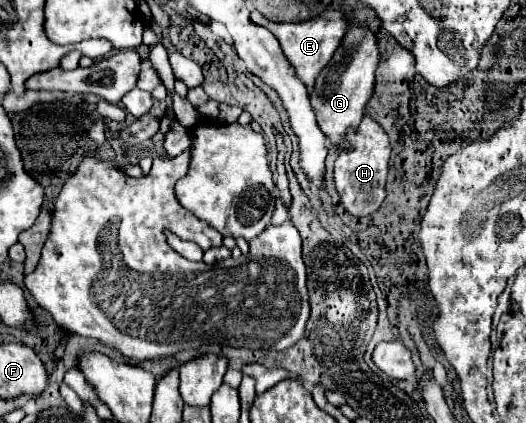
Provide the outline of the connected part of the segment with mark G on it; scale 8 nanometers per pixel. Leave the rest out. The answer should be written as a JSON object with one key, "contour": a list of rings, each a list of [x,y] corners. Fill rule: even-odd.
{"contour":[[[350,28],[328,66],[316,78],[314,92],[310,94],[310,104],[316,112],[320,130],[330,138],[332,144],[342,146],[346,130],[356,128],[360,124],[360,118],[366,110],[366,102],[374,88],[374,72],[378,66],[378,58],[380,54],[376,46],[376,34],[368,28]]]}

